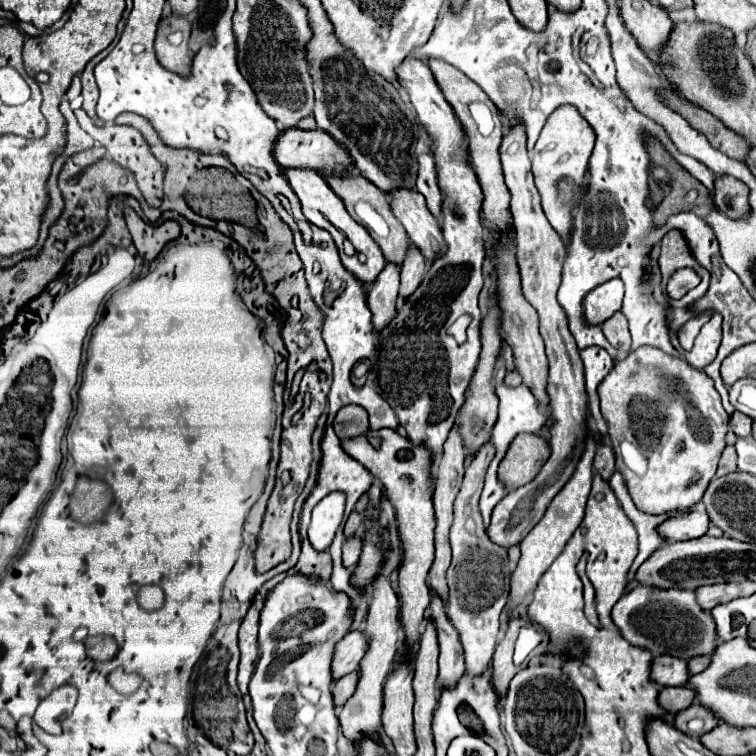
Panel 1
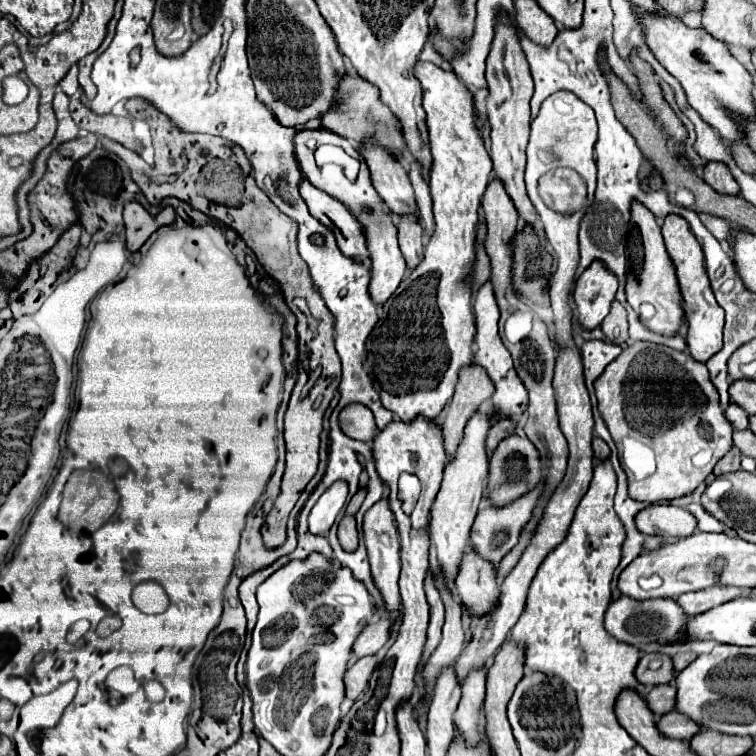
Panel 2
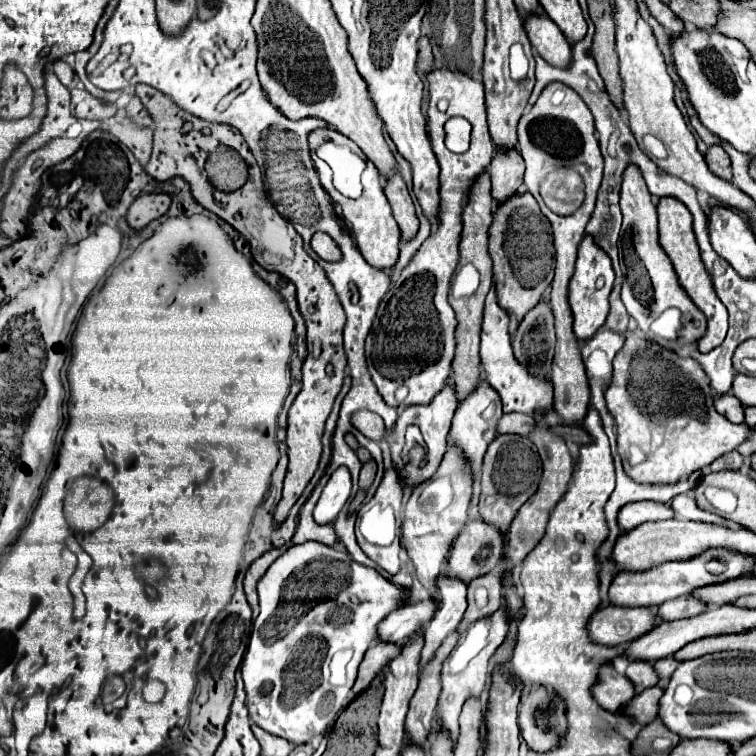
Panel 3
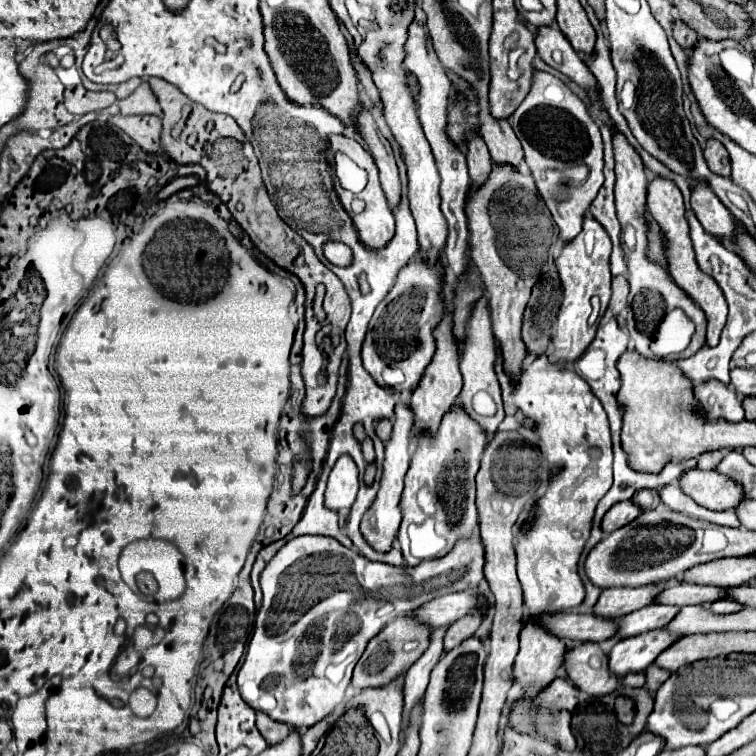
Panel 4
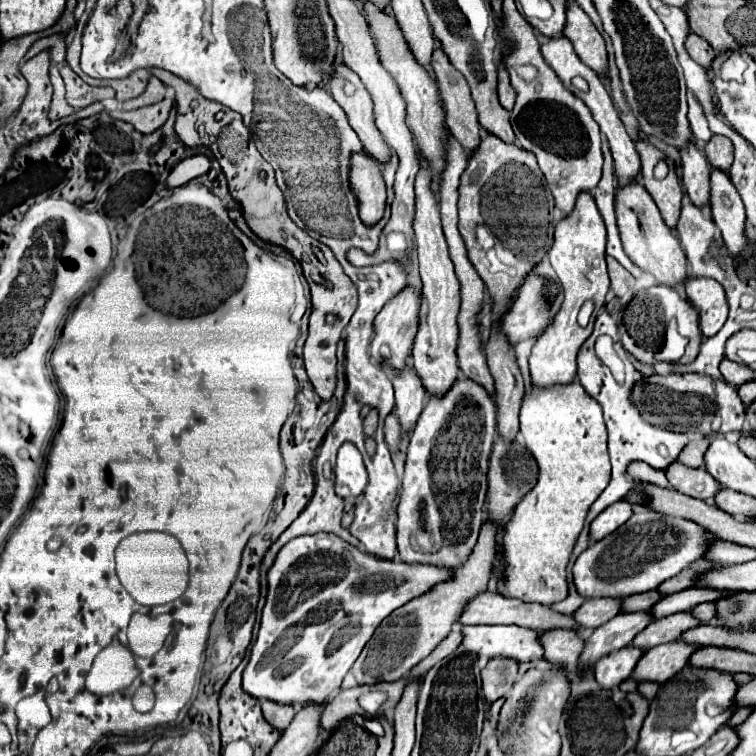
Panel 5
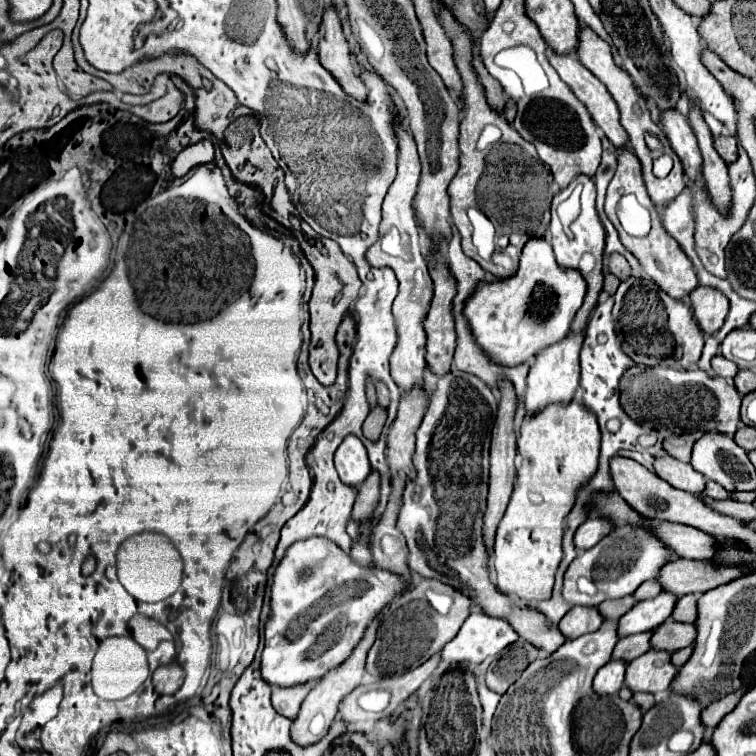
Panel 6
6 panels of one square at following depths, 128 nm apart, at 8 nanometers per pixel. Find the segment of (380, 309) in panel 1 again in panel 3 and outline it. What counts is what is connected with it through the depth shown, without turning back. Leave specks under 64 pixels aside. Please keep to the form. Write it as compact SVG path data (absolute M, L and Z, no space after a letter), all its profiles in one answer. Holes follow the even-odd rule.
M332 128L314 130L314 132L310 132L308 138L310 138L312 160L314 160L316 172L318 172L318 176L320 176L320 182L324 184L324 190L330 194L330 198L340 206L344 220L346 220L348 226L352 228L352 236L354 236L354 240L356 240L356 244L358 244L358 250L362 252L362 256L366 258L366 262L372 264L374 268L388 268L388 266L392 268L394 262L396 262L396 256L398 256L398 246L400 246L400 228L398 228L398 224L396 224L396 220L394 220L394 216L392 216L392 212L390 212L390 204L388 204L384 192L382 192L378 168L376 168L370 160L367 160L360 148L352 142L350 138L346 138L344 134L332 130ZM324 142L334 142L334 144L340 144L340 146L348 146L366 161L366 172L362 174L364 192L362 192L362 196L360 196L358 200L346 198L346 196L342 196L342 194L336 190L336 186L334 186L334 182L332 182L332 170L330 170L330 166L316 156L316 148L322 146Z

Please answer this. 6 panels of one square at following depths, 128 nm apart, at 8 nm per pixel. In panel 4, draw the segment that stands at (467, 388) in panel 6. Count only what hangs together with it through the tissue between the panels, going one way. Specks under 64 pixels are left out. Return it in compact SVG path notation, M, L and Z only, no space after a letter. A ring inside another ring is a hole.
M454 404L440 420L440 426L434 434L430 432L422 432L418 436L416 442L416 452L412 456L410 468L406 472L404 478L404 518L398 530L398 542L404 554L404 560L408 566L416 566L420 564L420 558L410 554L408 548L408 534L406 528L410 526L412 518L428 518L422 508L418 506L418 492L422 488L430 488L430 490L438 490L436 494L436 512L432 514L432 518L436 520L436 532L446 538L446 548L442 550L442 554L448 554L452 550L452 546L460 540L460 538L468 538L472 534L472 530L478 524L478 510L474 504L476 498L476 472L480 468L480 458L482 452L488 444L488 436L484 432L484 428L472 420L468 416L468 412L464 408L460 408L460 404ZM578 642L564 652L568 680L590 696L604 696L618 688L620 678L608 672L608 656L594 642Z

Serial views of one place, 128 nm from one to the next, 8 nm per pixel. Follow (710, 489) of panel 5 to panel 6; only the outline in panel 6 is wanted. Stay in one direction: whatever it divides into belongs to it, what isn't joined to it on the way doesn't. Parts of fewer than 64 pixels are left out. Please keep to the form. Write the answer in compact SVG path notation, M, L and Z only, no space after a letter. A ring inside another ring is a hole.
M668 454L658 456L654 460L654 472L660 478L664 478L668 484L686 492L702 492L706 484L706 478L700 472L696 472L690 464L674 460Z

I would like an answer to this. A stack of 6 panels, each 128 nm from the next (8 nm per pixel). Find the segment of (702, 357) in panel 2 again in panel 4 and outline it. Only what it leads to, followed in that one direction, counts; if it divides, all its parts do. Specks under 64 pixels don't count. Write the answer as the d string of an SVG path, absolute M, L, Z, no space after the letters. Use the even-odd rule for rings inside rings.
M654 176L648 184L648 202L646 202L650 216L660 224L664 238L668 240L668 270L670 276L674 276L674 282L704 310L708 326L706 326L706 344L708 346L716 346L720 340L720 332L726 324L726 316L728 316L728 304L724 300L724 294L720 292L720 286L716 284L716 280L712 280L708 274L698 270L698 264L694 260L694 252L692 252L692 242L688 236L688 222L684 216L684 200L682 200L682 192L678 190L678 186L662 176Z

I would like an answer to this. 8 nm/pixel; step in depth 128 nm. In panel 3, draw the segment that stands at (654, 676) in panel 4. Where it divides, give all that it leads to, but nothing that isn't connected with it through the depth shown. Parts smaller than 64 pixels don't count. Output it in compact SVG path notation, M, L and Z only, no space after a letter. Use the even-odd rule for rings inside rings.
M668 656L668 658L662 658L662 660L658 660L658 662L654 664L654 670L658 672L658 678L660 678L658 686L664 686L664 684L670 680L672 672L676 670L676 666L678 666L678 662L676 662L672 656Z

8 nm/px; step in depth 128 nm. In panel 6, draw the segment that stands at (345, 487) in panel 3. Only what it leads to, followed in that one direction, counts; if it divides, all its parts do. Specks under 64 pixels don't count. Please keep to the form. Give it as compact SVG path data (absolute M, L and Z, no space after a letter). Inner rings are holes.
M348 434L342 444L336 450L336 470L338 476L344 484L350 486L360 486L362 480L370 474L372 466L366 454L366 448L362 444L362 440L354 434Z

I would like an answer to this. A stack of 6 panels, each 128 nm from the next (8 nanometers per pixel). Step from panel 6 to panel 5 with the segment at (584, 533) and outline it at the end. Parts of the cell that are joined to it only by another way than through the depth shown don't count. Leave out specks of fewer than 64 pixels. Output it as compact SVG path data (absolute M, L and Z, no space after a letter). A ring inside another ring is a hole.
M622 500L612 506L608 506L604 512L600 512L594 522L590 524L590 540L598 542L600 538L612 534L616 528L620 528L628 518L632 516L632 504Z

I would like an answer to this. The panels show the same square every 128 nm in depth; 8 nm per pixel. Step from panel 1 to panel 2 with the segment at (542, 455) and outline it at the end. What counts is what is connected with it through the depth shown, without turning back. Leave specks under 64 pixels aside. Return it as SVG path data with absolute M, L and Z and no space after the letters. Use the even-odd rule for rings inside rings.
M518 432L518 434L506 436L498 444L494 454L490 456L490 474L488 474L486 496L492 502L492 506L508 506L514 500L518 500L520 496L534 490L540 480L542 480L542 470L540 470L538 450L534 448L534 444L524 434Z

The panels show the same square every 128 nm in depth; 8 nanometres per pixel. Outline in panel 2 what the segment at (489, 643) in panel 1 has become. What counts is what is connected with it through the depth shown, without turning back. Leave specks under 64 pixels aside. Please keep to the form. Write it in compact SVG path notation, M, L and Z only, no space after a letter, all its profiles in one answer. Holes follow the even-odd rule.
M504 418L504 420L498 420L496 424L492 424L492 428L490 428L490 432L488 432L488 440L486 440L486 448L488 448L488 454L492 454L494 452L494 448L496 448L496 444L504 438L504 436L510 436L510 434L514 434L516 432L516 428L518 428L518 420L508 420L508 418ZM466 546L460 576L456 576L456 588L460 588L460 602L470 608L474 618L490 612L498 600L496 566L480 560L472 548ZM480 668L480 672L472 672L468 680L464 680L462 698L454 712L454 722L458 734L466 742L476 742L482 732L482 708L484 708L484 680L486 680L486 668Z

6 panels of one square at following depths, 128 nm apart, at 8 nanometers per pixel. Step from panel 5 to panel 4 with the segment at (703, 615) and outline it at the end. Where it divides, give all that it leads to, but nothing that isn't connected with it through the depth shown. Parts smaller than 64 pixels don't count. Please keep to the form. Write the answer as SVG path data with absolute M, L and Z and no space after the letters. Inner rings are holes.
M716 600L716 602L710 604L710 610L714 614L730 614L730 612L742 610L742 606L736 604L736 602L732 602L732 600Z

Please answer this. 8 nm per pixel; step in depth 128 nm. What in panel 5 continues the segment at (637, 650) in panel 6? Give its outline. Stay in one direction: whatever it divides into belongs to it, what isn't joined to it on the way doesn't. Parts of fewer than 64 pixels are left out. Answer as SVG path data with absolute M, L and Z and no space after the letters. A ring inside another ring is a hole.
M678 612L672 614L664 620L656 620L652 624L648 624L634 640L632 646L640 648L640 650L650 650L658 644L666 644L676 640L676 636L680 636L680 632L694 628L696 624L700 624L698 620L692 620L692 616L688 616L688 612Z

